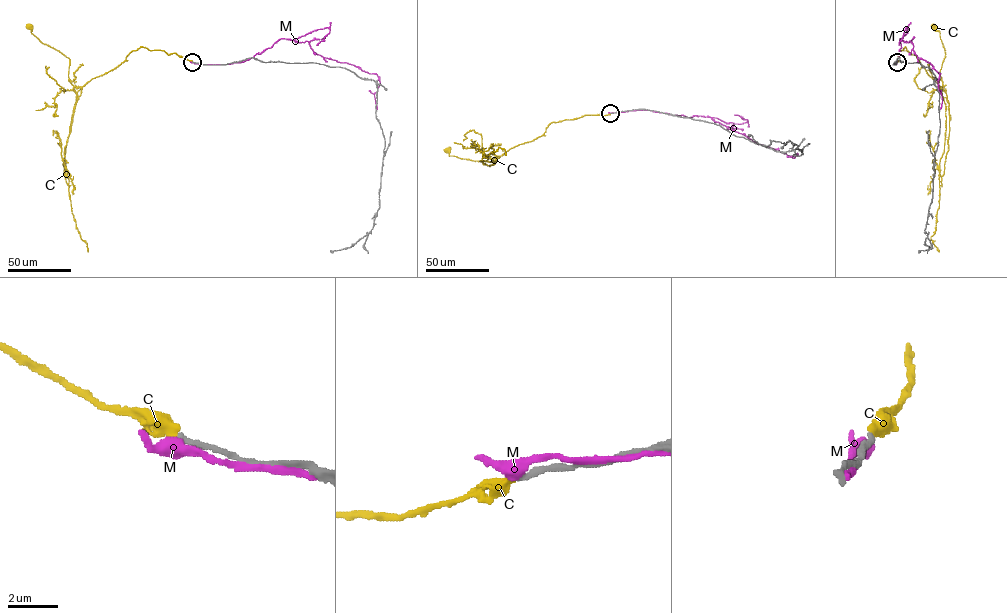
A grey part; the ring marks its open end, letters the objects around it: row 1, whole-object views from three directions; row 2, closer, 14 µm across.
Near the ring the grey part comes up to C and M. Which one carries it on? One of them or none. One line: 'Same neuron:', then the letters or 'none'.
Same neuron: C

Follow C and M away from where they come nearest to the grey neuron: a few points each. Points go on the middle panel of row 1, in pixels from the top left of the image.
C: (610, 113), (552, 122), (543, 134), (500, 156), (486, 156), (483, 161), (449, 156), (447, 149)
M: (610, 113), (645, 109), (689, 117), (708, 116), (757, 144), (790, 156), (798, 154), (795, 156)

